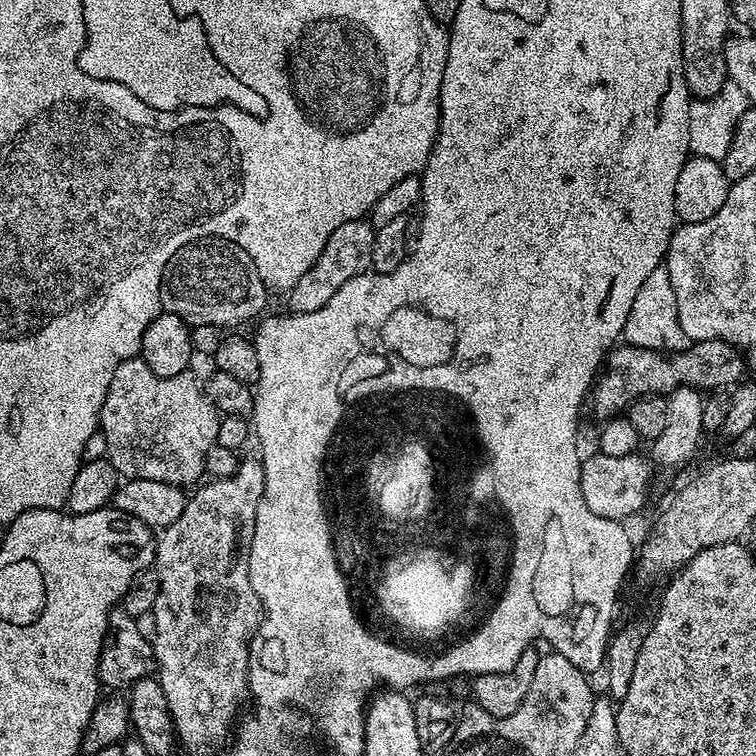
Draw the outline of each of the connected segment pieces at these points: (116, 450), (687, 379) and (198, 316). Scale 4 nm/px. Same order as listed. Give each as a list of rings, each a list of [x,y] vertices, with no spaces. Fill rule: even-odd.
[[[139,358],[121,359],[113,367],[110,386],[102,402],[98,428],[106,438],[106,459],[121,477],[189,486],[192,483],[195,485],[195,480],[205,475],[204,459],[217,444],[222,416],[210,402],[203,383],[199,379],[196,381],[192,375],[191,371],[187,371],[162,378],[154,374],[154,370],[150,370],[150,366],[146,366],[146,362]]]
[[[698,340],[683,352],[655,352],[633,344],[621,343],[608,353],[591,389],[590,408],[603,422],[619,417],[638,398],[664,396],[675,388],[728,390],[745,379],[746,361],[743,352],[730,342]]]
[[[215,238],[183,244],[165,266],[160,283],[160,306],[163,311],[182,318],[189,326],[213,324],[221,330],[227,329],[227,324],[255,321],[265,311],[263,308],[268,304],[268,295],[270,289],[256,273],[246,250],[229,240]]]

